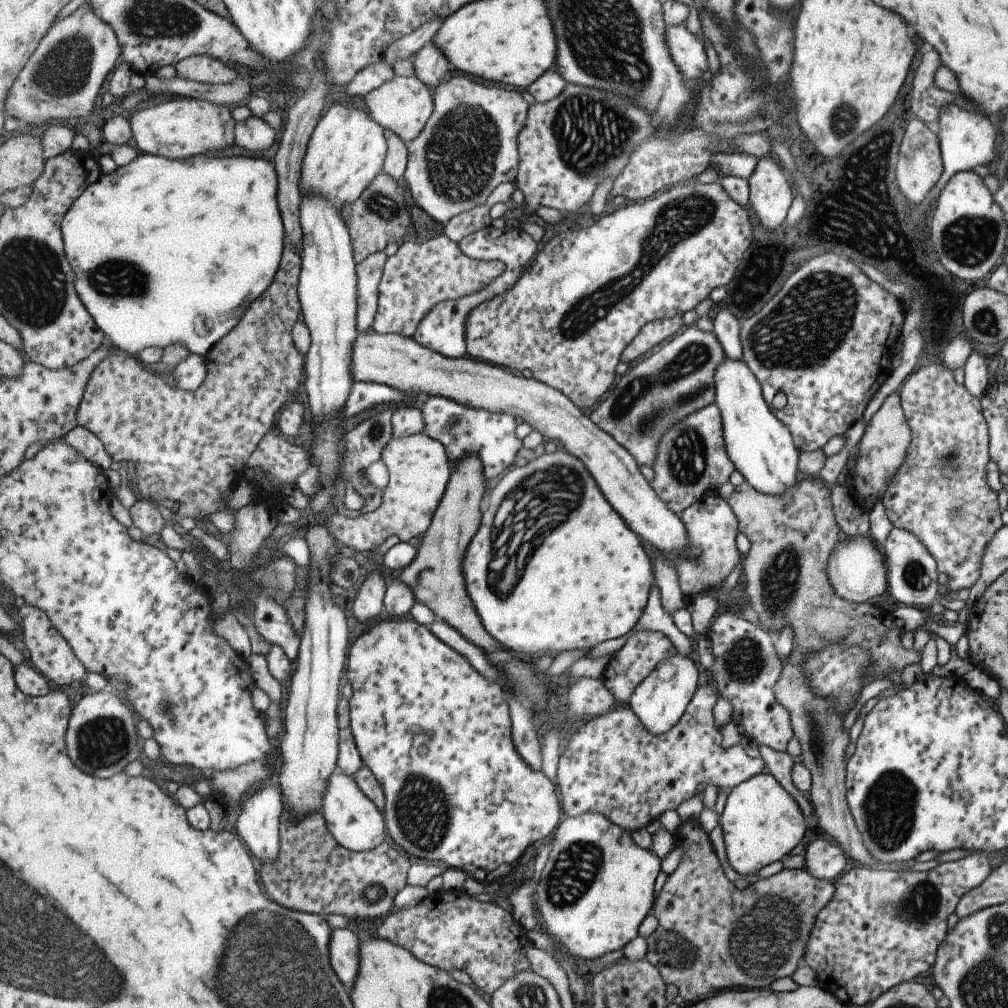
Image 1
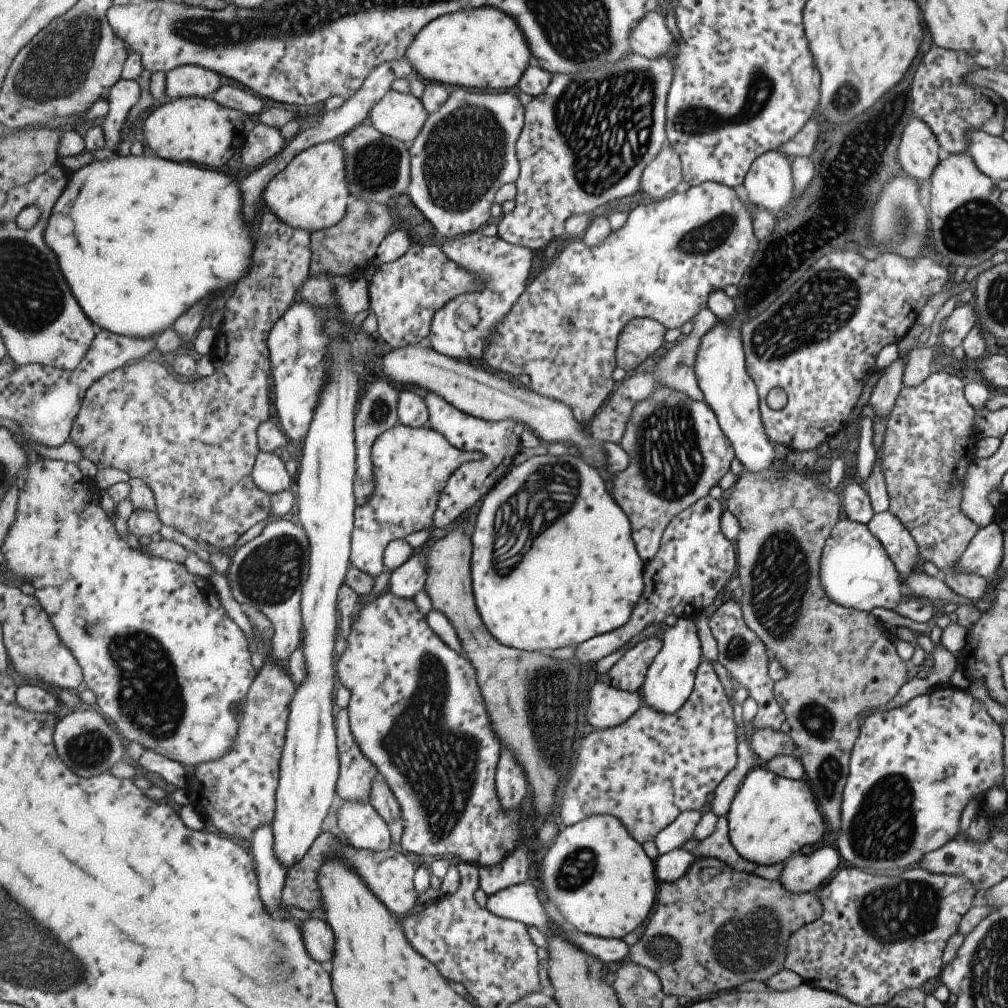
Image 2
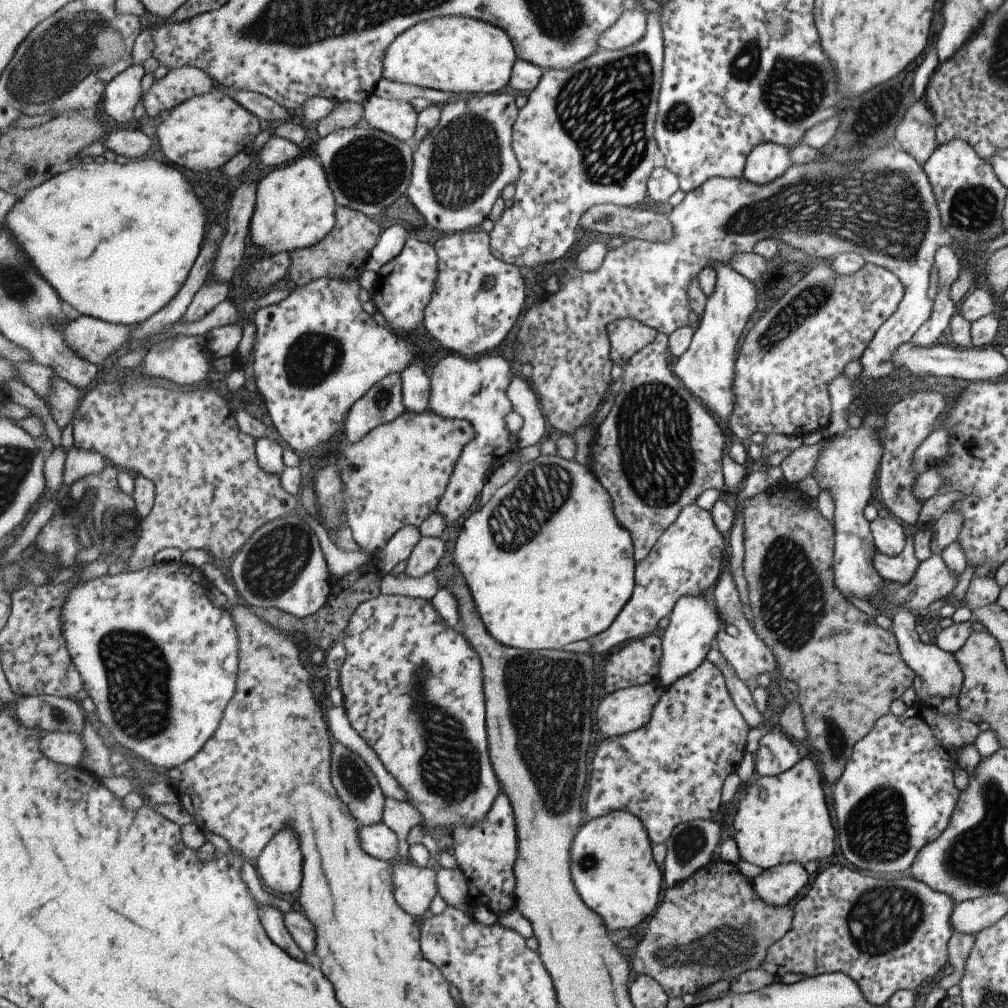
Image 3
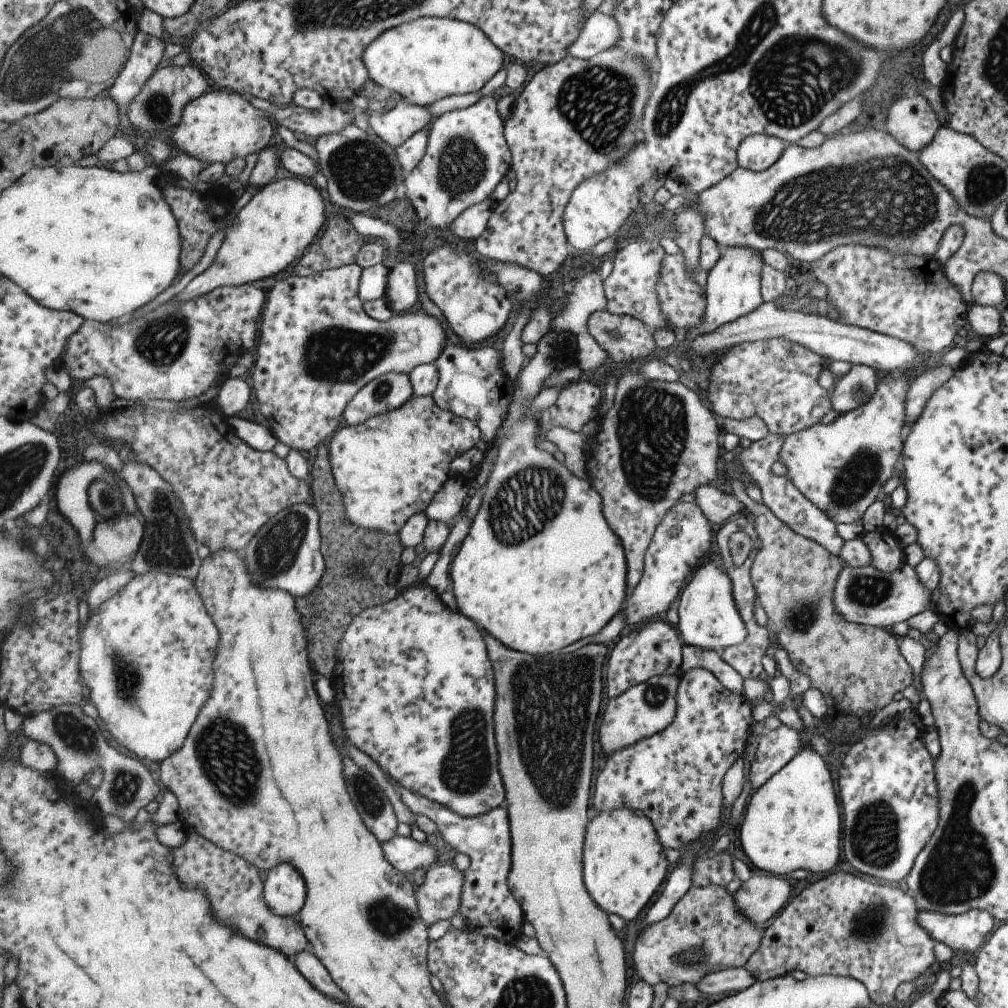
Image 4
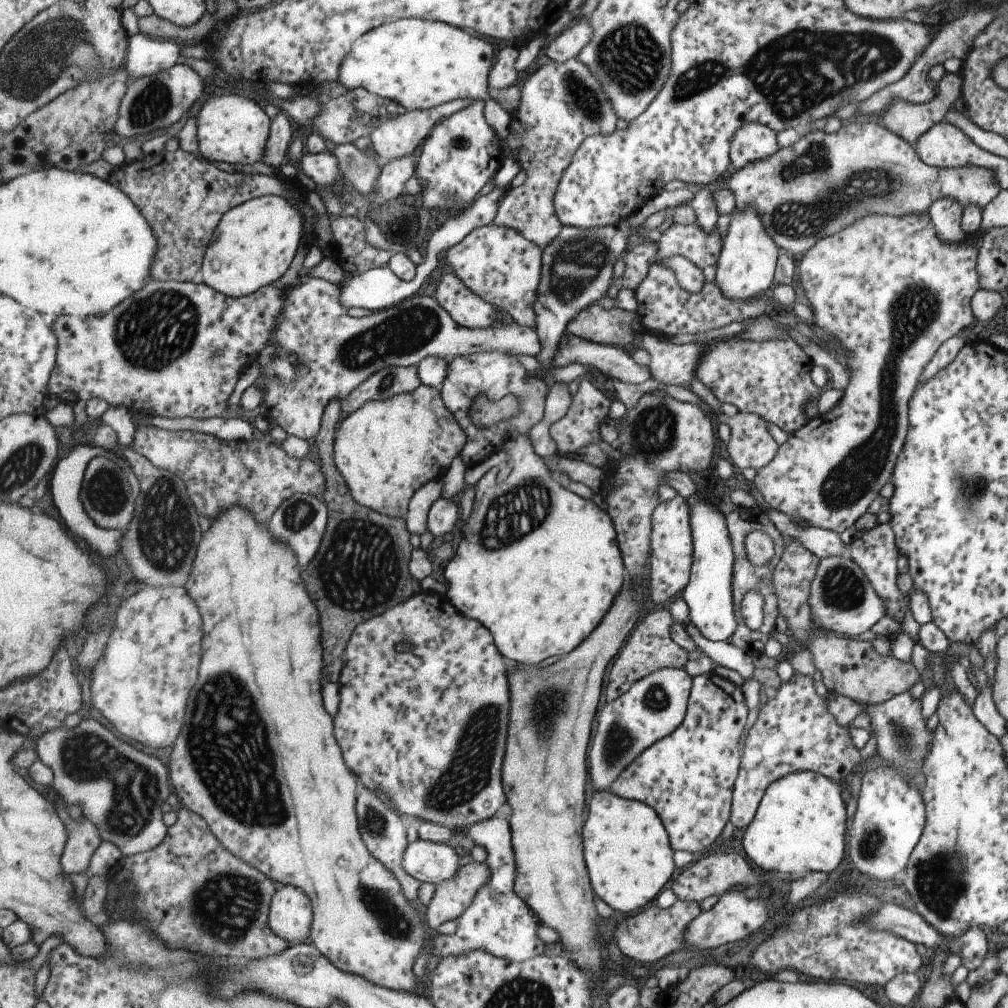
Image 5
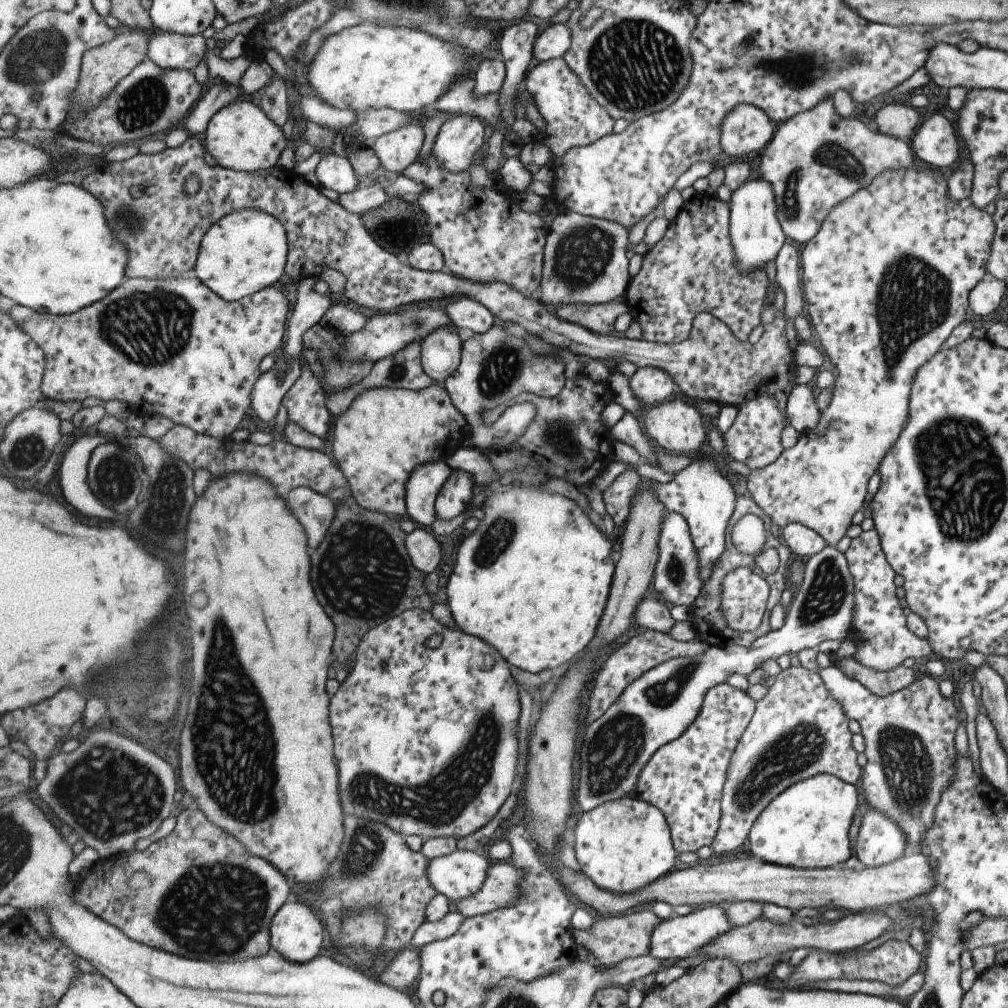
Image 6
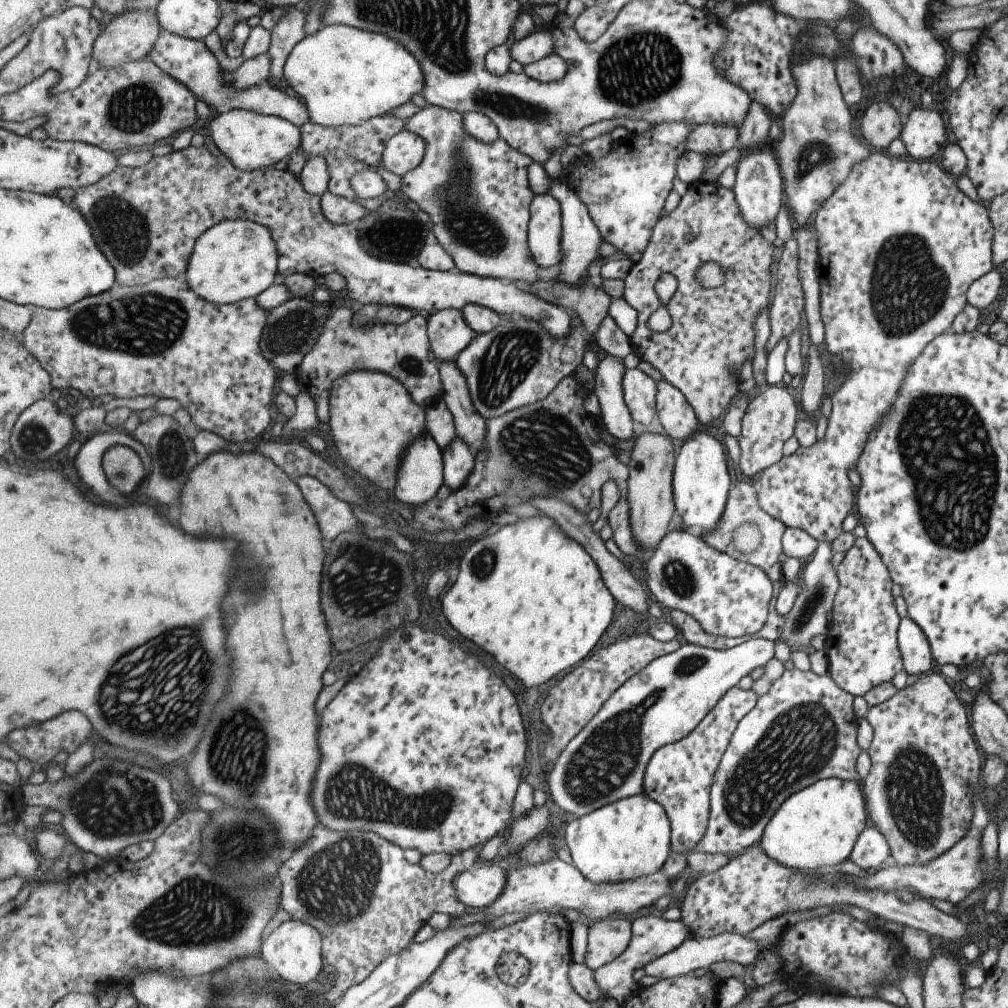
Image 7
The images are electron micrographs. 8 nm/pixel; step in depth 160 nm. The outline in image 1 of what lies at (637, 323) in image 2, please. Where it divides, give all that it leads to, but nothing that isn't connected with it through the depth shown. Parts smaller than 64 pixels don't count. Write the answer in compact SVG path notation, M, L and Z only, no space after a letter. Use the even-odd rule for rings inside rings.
M677 315L670 319L659 319L647 324L633 339L633 342L625 348L624 354L621 357L622 362L631 364L631 362L639 360L641 356L645 356L649 350L653 350L661 342L673 338L679 332L681 324L683 324L683 315Z

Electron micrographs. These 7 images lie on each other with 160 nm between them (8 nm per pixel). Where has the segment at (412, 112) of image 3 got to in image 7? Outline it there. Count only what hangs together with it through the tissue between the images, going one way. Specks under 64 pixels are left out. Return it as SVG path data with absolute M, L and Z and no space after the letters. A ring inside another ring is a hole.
M405 129L386 144L382 168L403 177L423 162L427 150L424 137Z

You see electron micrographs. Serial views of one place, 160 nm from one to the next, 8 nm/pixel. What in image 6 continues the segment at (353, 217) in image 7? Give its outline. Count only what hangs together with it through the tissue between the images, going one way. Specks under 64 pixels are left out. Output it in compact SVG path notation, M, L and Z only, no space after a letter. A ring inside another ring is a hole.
M368 181L352 193L338 194L336 202L349 212L360 215L383 206L389 200L383 189L383 186Z

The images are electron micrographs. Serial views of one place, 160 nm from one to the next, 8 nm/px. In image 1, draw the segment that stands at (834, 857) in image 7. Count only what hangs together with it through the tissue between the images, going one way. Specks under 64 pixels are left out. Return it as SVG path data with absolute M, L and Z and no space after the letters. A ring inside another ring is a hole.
M759 773L729 790L719 822L723 831L724 848L730 866L741 878L755 877L757 871L773 861L787 856L805 834L804 816L794 798L772 777L770 773Z

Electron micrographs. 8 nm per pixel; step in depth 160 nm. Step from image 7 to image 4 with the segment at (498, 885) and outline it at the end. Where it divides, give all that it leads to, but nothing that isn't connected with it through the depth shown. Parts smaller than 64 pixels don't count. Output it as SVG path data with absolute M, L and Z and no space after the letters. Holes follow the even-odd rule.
M395 836L388 843L381 843L386 857L395 868L409 875L415 870L424 870L425 874L437 864L439 852L435 846L426 842L417 842L412 837Z

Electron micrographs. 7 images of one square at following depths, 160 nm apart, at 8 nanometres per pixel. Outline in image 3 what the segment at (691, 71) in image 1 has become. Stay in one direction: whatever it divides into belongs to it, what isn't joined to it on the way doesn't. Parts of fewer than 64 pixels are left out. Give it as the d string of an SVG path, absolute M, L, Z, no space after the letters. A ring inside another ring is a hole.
M639 6L625 10L623 16L601 36L601 50L616 51L639 42L648 31L648 15Z

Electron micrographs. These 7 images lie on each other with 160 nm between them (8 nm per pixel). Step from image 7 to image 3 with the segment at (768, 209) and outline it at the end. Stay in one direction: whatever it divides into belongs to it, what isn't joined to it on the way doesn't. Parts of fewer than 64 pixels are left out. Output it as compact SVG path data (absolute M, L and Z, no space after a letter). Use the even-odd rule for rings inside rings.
M709 260L707 266L714 270L715 282L708 303L701 316L700 324L694 332L690 349L680 356L673 365L675 376L679 377L690 388L709 412L718 418L728 418L735 410L735 392L733 392L733 358L737 354L737 340L745 322L757 304L757 291L748 278L741 276L731 267L717 260Z

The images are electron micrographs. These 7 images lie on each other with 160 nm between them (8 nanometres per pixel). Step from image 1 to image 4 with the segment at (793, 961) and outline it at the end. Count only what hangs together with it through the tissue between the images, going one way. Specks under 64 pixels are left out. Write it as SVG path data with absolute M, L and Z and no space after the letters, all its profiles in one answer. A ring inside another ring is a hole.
M692 887L667 918L652 923L641 931L635 942L633 960L641 980L646 984L655 986L659 982L665 982L670 986L690 982L695 985L710 972L743 967L759 947L763 932L763 929L753 925L743 913L736 910L735 898L724 887Z

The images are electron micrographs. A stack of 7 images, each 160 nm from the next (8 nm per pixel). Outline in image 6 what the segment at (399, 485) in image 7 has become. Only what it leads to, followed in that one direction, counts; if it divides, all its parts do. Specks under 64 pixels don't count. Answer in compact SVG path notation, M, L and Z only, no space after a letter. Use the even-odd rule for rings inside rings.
M441 459L420 464L407 484L408 518L429 528L435 522L436 502L452 473L450 464Z

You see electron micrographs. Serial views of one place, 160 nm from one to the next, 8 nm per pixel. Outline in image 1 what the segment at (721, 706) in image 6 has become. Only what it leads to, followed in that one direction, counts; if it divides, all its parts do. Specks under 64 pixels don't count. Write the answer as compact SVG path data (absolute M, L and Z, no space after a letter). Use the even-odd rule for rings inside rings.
M711 680L701 682L683 718L675 727L663 734L651 732L641 722L637 713L627 706L602 717L592 718L568 738L569 744L561 755L555 783L566 816L601 813L622 829L632 832L639 828L647 828L667 811L677 811L685 801L695 796L703 797L704 791L701 792L701 788L706 789L707 785L730 790L751 776L761 773L761 768L765 764L760 756L752 759L739 744L725 748L725 732L721 732L724 726L717 724L717 716L713 716L717 700L721 700L721 695Z

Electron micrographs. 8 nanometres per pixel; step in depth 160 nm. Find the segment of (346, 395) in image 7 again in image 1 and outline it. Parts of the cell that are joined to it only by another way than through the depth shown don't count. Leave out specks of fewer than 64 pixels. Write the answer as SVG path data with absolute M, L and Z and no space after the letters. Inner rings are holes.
M417 433L408 437L393 437L384 448L382 462L388 466L389 482L384 489L383 504L374 511L369 513L361 513L356 517L346 517L335 515L332 519L328 517L319 517L313 509L309 510L309 514L317 523L323 523L345 546L352 548L355 554L361 553L369 558L376 557L375 553L382 544L392 536L402 536L407 541L412 538L419 538L428 531L432 526L433 517L436 510L440 507L441 501L444 499L448 490L448 484L452 478L453 468L451 460L448 457L448 451L445 445L437 439L430 437L425 433ZM369 573L359 586L353 611L359 622L379 618L385 612L385 597L388 589L387 578L381 573Z

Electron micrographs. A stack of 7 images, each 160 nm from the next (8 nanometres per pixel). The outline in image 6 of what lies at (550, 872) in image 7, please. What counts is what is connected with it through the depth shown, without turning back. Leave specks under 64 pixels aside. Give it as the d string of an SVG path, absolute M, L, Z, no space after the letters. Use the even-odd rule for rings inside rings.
M920 851L909 856L901 855L894 861L876 867L845 868L836 865L835 868L827 867L822 869L796 869L795 867L784 867L781 865L766 863L757 857L745 858L742 860L723 860L719 864L709 864L700 866L692 864L683 866L682 870L676 870L665 875L664 878L657 879L655 883L648 887L632 893L618 893L609 889L597 886L591 878L587 877L583 871L575 871L573 868L561 867L555 875L558 881L570 894L576 897L575 901L586 904L590 909L601 914L622 914L627 910L639 906L639 904L652 905L657 901L669 903L671 906L693 906L694 908L705 907L707 905L717 905L718 903L728 903L729 901L757 901L760 903L773 903L774 905L791 909L799 908L845 908L852 913L861 911L873 911L874 909L897 905L905 902L909 898L915 898L920 894L926 894L934 886L934 874L928 858ZM502 861L489 866L488 879L484 887L473 896L451 903L451 908L457 908L462 915L488 915L497 909L513 907L518 904L522 890L520 885L524 878L522 868L511 861Z

